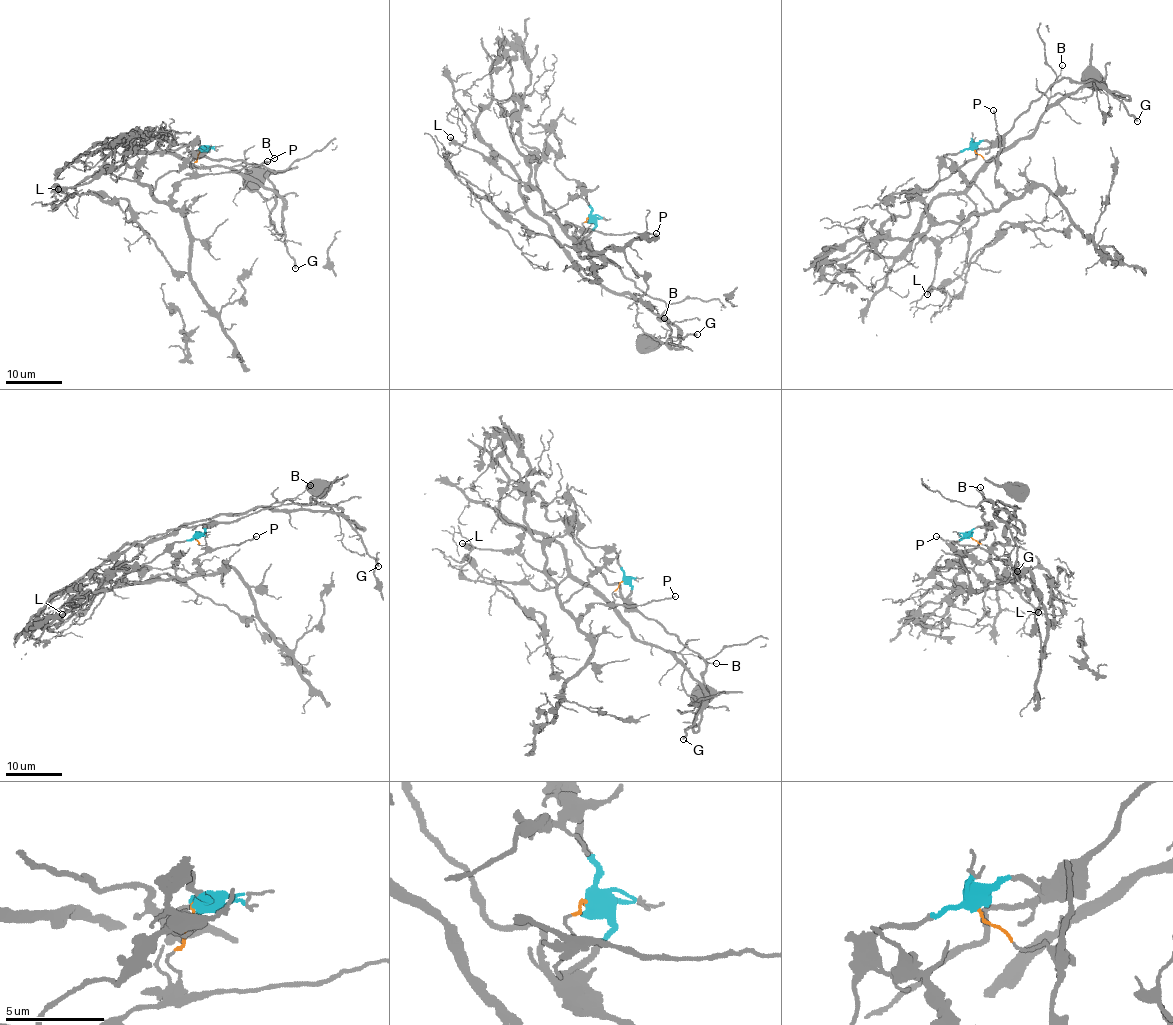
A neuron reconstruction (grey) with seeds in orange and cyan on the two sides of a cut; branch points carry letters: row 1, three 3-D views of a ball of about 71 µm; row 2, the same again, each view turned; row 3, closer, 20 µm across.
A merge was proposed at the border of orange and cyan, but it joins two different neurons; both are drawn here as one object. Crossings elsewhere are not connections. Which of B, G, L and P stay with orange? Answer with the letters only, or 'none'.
L, P

